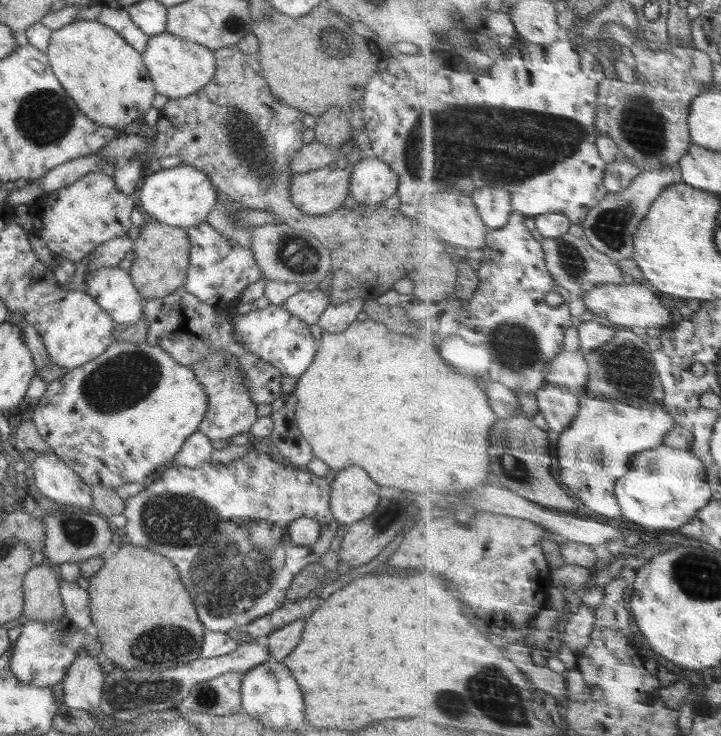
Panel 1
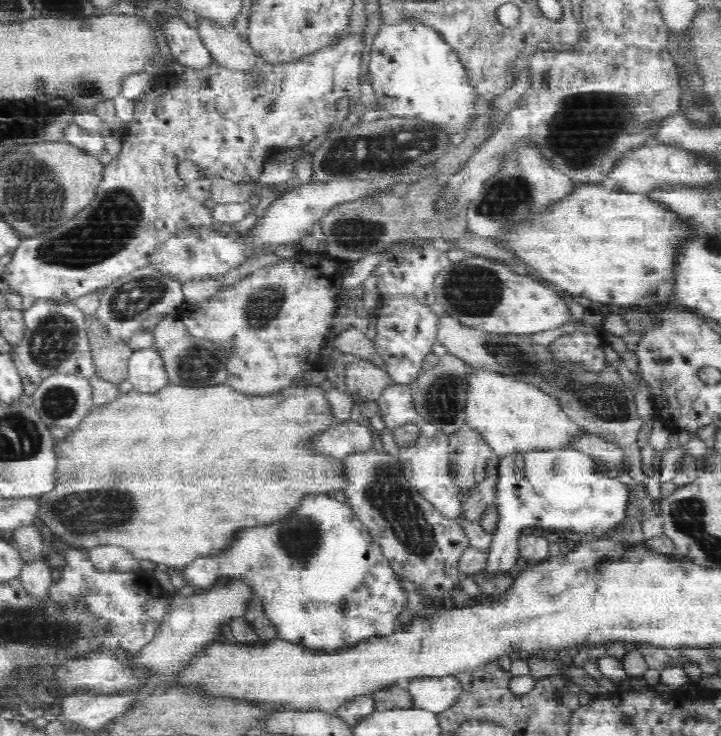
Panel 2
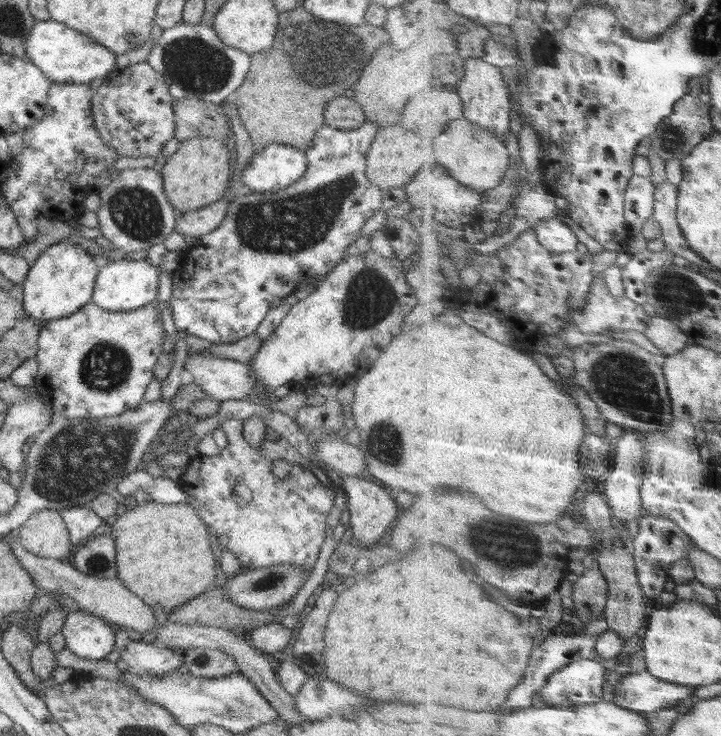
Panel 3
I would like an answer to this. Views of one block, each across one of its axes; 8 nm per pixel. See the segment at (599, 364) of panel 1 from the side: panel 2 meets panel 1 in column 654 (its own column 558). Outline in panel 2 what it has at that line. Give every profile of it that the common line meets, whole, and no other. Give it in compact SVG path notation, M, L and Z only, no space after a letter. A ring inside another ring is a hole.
M449 316L442 317L437 340L447 347L452 354L458 354L470 362L477 370L498 373L514 380L539 388L548 396L556 399L562 410L583 426L590 434L619 444L625 450L623 462L626 471L634 482L644 478L641 472L641 449L637 445L638 432L642 426L641 418L636 413L636 388L624 386L617 368L613 368L605 359L598 367L587 366L582 360L559 358L549 343L534 342L530 334L500 334L496 331L480 330L466 326Z

